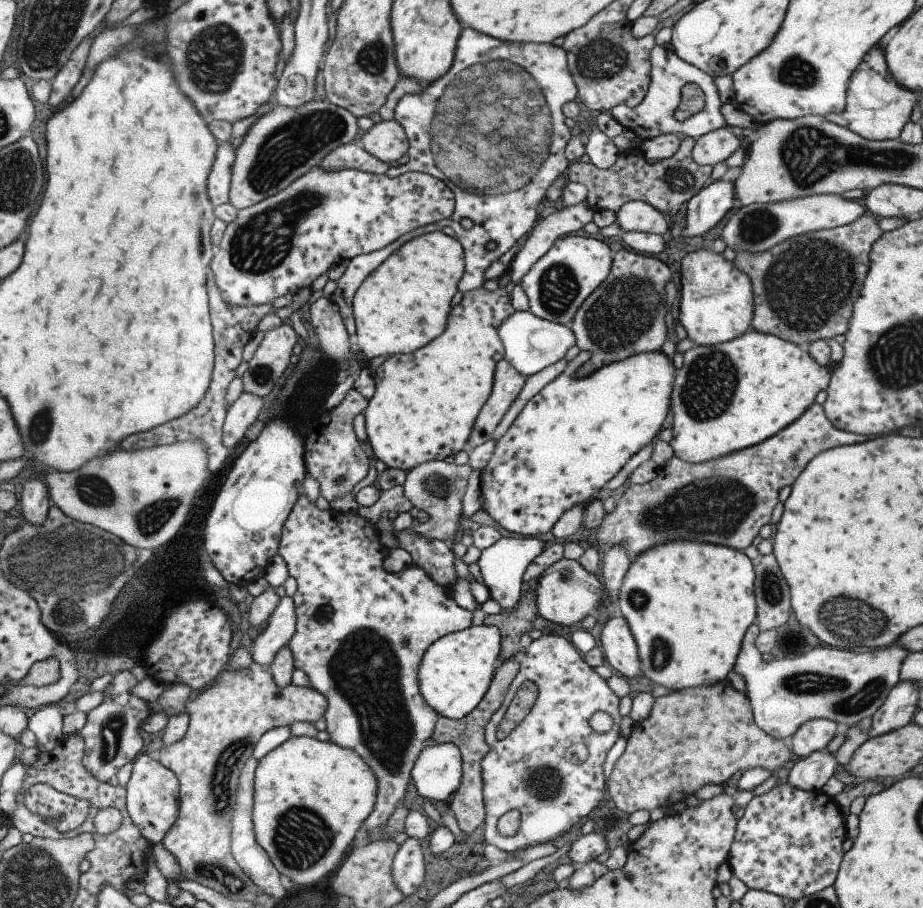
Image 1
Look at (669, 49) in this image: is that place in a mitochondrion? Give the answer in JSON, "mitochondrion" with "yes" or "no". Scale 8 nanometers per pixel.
{"mitochondrion":"no"}

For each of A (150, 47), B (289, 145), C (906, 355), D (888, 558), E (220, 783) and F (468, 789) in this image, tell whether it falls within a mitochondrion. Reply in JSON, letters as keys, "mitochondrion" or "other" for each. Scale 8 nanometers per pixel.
{"A":"mitochondrion","B":"mitochondrion","C":"mitochondrion","D":"other","E":"mitochondrion","F":"other"}

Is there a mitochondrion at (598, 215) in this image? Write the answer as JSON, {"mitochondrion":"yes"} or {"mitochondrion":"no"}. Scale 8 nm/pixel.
{"mitochondrion":"no"}

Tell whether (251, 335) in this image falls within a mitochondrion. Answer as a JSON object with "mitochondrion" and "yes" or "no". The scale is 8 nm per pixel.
{"mitochondrion":"no"}

